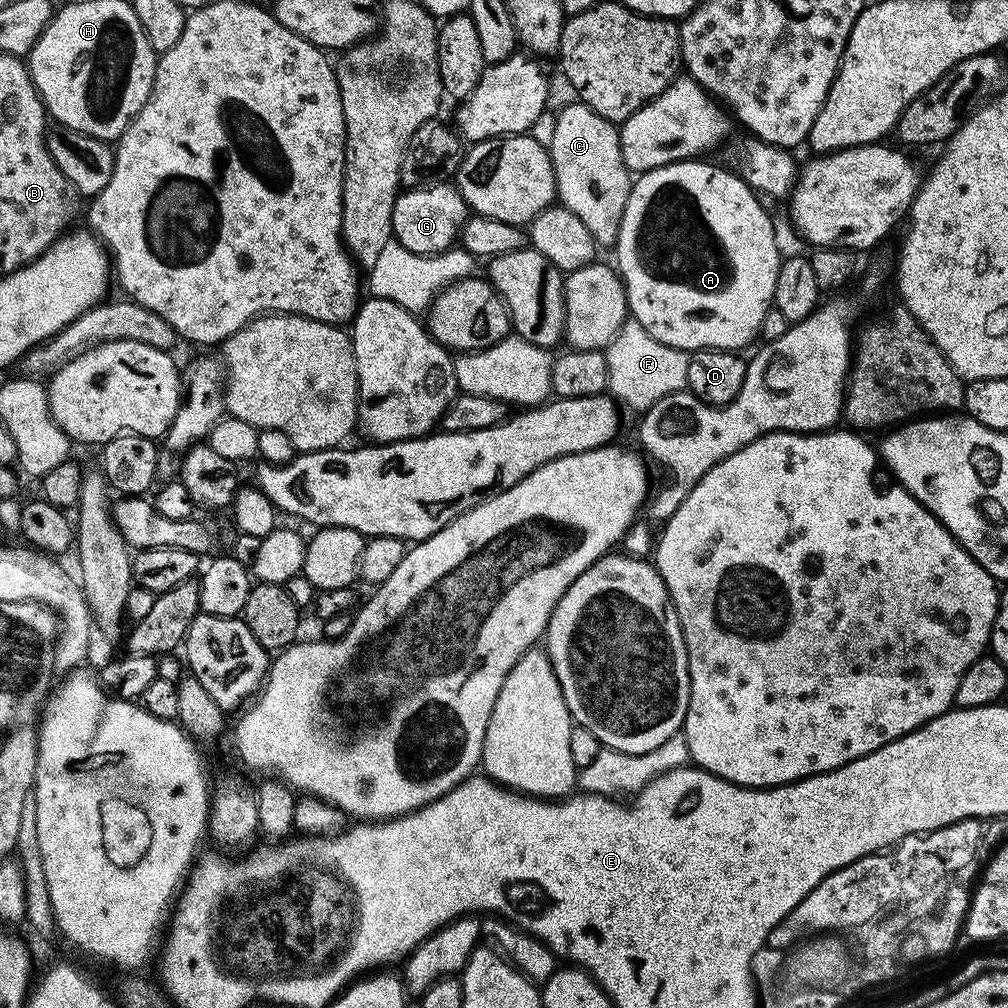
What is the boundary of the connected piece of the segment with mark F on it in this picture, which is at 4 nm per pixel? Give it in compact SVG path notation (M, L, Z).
M631 318L625 320L603 353L608 371L607 395L621 405L629 404L636 414L643 414L654 402L687 389L689 353L682 348L666 346L666 342L658 342L658 338L654 338L654 334L650 334L642 322Z

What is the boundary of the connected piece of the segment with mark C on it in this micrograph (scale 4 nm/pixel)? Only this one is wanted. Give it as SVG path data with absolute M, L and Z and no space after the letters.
M571 103L556 112L554 142L550 146L552 165L556 175L556 194L563 207L569 208L574 214L578 214L578 219L584 223L586 230L590 230L590 234L595 238L597 245L608 244L608 246L612 246L615 245L618 230L622 226L622 214L626 210L626 202L633 182L633 177L622 158L620 129L613 121L602 118L584 104Z

